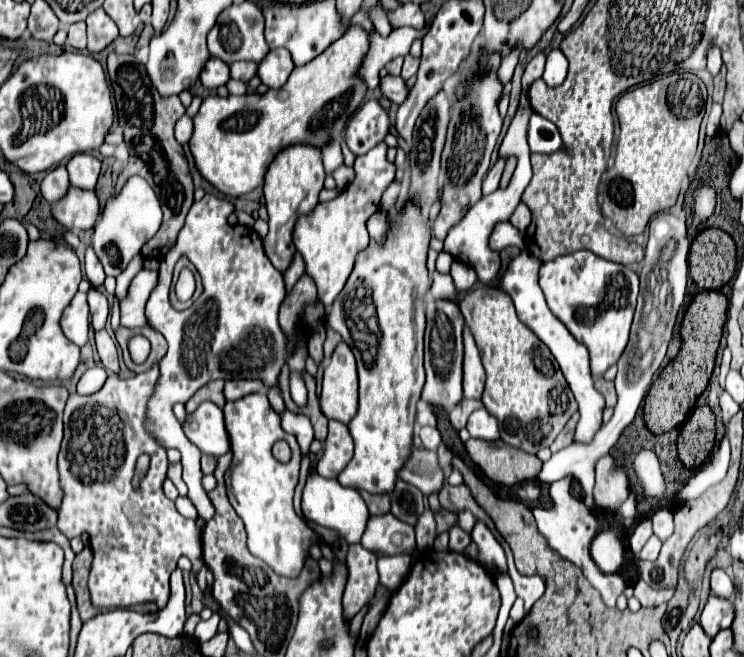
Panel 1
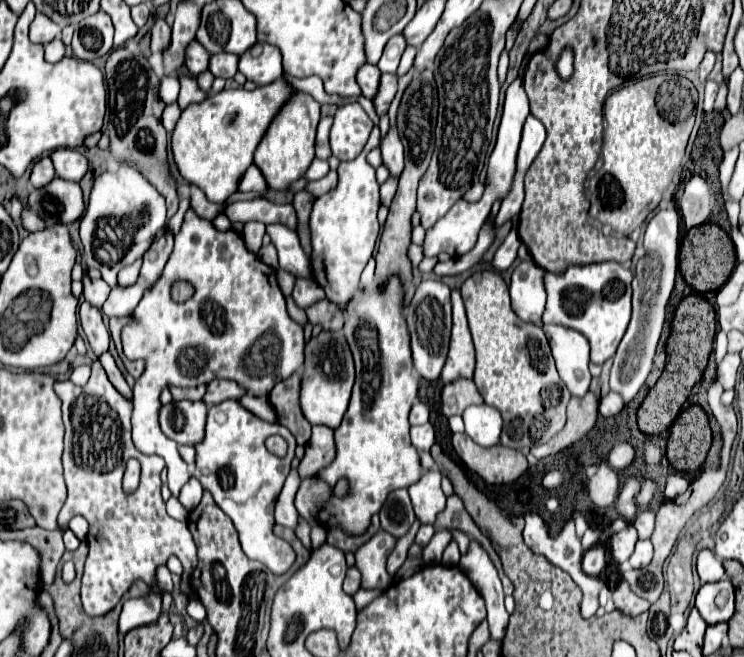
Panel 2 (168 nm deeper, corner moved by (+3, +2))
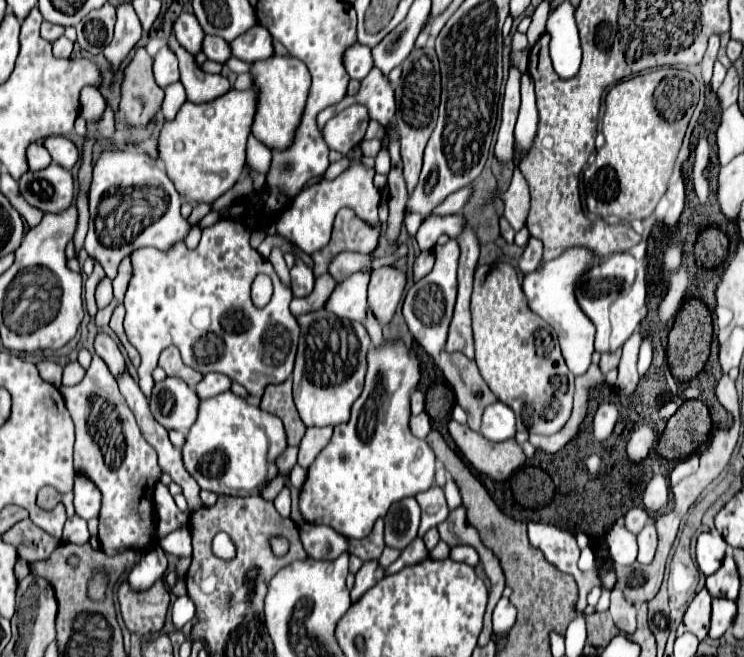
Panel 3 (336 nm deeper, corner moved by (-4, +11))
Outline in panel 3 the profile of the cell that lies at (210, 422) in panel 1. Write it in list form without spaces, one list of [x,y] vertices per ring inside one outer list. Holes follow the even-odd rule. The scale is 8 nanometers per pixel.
[[[166,377],[164,381],[154,383],[148,405],[154,419],[162,427],[186,433],[196,421],[200,399],[196,397],[194,389],[190,389],[178,377]]]

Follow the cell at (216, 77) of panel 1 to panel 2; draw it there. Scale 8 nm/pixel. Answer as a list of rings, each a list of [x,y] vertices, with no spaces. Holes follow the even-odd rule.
[[[191,42],[187,46],[187,54],[185,54],[185,66],[189,68],[189,72],[193,76],[199,76],[201,72],[209,70],[209,58],[211,54],[199,44],[199,42]]]

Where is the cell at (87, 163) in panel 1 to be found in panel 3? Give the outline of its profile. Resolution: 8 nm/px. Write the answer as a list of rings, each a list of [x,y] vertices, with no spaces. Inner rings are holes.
[[[48,137],[44,141],[44,147],[48,149],[52,161],[64,169],[72,169],[78,163],[80,151],[74,147],[74,143],[66,137]]]

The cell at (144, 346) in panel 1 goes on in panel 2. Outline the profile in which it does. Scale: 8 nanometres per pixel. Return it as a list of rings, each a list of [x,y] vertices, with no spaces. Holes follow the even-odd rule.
[[[193,208],[185,212],[181,230],[175,234],[175,248],[167,260],[161,278],[151,290],[145,292],[133,316],[135,322],[125,326],[121,333],[123,354],[132,361],[142,359],[147,364],[145,372],[133,386],[133,442],[143,454],[157,454],[165,458],[169,470],[169,490],[175,498],[179,498],[181,488],[189,480],[189,472],[185,460],[179,454],[179,444],[171,438],[165,438],[157,422],[157,414],[161,410],[161,390],[171,386],[191,388],[199,384],[209,384],[215,378],[227,378],[235,380],[239,386],[243,386],[255,396],[267,396],[281,378],[287,378],[297,368],[301,368],[305,346],[303,328],[287,314],[285,296],[281,294],[281,288],[277,284],[275,270],[247,250],[239,232],[217,230],[211,220],[197,216]],[[175,280],[189,280],[195,286],[195,296],[183,304],[175,304],[171,300],[171,284]]]

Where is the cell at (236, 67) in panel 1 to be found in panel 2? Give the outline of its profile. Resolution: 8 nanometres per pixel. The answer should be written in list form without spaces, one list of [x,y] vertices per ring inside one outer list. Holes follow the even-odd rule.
[[[229,52],[213,54],[211,62],[209,62],[209,70],[213,76],[221,76],[227,80],[237,74],[237,62],[239,62],[239,56],[235,56],[235,54],[229,54]]]

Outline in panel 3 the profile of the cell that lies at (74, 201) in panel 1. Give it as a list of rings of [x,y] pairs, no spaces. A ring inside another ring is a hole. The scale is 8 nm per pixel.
[[[50,163],[42,171],[26,171],[18,179],[20,195],[40,211],[58,213],[74,201],[74,175],[72,171]]]

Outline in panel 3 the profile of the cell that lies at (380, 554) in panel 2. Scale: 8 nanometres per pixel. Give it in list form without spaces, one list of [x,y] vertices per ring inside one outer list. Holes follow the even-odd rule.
[[[366,561],[362,565],[362,569],[356,573],[356,583],[354,589],[350,591],[352,603],[356,603],[370,587],[374,587],[380,579],[384,577],[384,569],[378,567],[378,561]]]

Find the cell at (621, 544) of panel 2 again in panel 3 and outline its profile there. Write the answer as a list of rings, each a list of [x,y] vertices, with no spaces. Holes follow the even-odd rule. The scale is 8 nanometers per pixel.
[[[616,523],[606,535],[608,551],[614,565],[632,565],[636,561],[636,535],[632,535],[622,523]]]

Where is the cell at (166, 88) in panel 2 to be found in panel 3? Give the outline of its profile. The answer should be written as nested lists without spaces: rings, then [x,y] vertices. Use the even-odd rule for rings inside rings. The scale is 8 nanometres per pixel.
[[[164,45],[156,55],[154,55],[154,79],[158,87],[166,87],[170,83],[176,83],[180,79],[178,73],[178,59],[172,53],[168,45]]]

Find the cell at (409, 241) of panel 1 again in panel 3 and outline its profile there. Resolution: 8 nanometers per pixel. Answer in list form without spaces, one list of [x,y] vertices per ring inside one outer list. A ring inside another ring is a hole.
[[[384,343],[380,349],[372,347],[368,351],[366,385],[352,407],[352,417],[348,423],[334,427],[330,443],[318,453],[302,485],[298,507],[306,523],[324,523],[350,539],[364,539],[372,531],[376,519],[384,517],[394,501],[414,497],[434,485],[434,453],[428,443],[416,439],[408,427],[410,393],[416,389],[418,381],[418,361],[408,355],[408,349],[402,343]]]

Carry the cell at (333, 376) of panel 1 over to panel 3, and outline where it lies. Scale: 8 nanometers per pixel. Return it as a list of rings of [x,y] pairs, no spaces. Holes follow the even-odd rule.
[[[326,309],[298,315],[296,321],[300,325],[300,345],[292,373],[292,393],[300,421],[306,427],[346,423],[352,403],[360,397],[364,387],[370,335],[362,323],[342,319]]]

